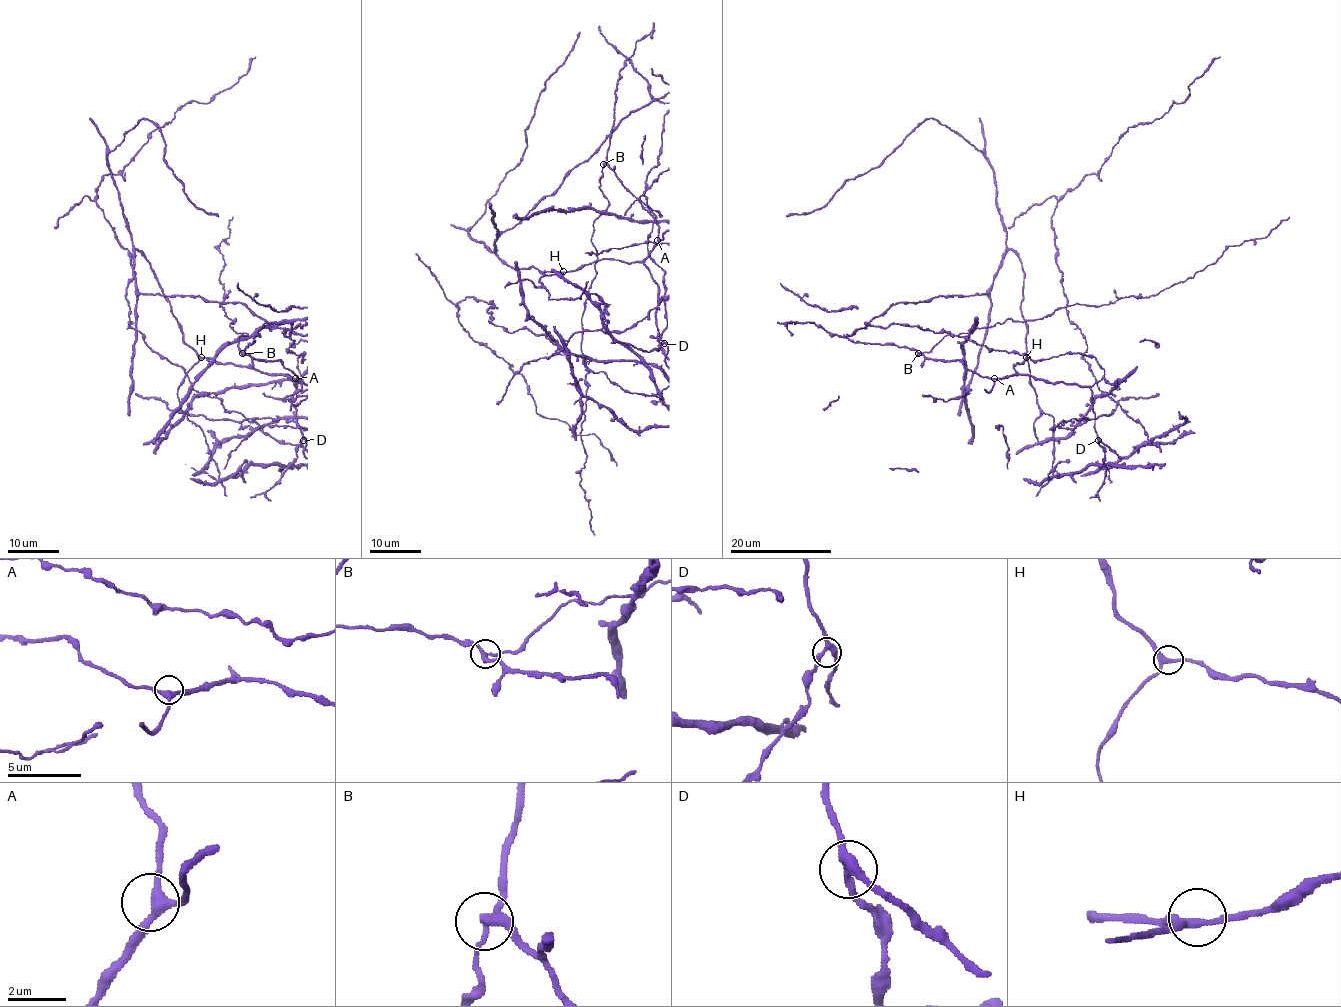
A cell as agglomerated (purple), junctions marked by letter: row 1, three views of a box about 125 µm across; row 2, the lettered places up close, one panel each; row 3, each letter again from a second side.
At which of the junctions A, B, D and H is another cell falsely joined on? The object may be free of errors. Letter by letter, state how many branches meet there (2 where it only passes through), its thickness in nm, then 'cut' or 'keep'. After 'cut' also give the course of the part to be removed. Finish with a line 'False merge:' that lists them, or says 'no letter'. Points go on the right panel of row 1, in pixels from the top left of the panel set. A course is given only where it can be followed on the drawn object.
A: 3 | 280 nm | keep
B: 3 | 300 nm | cut | (918, 352), (948, 335), (1007, 319), (1155, 295), (1289, 217)
D: 3 | 300 nm | keep
H: 3 | 280 nm | keep
False merge: B

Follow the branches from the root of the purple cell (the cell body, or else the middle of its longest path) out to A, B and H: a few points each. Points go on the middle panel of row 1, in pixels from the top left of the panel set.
A: (539, 281), (544, 275), (574, 271), (603, 259), (640, 262), (657, 240)
B: (539, 281), (544, 275), (574, 271), (603, 259), (640, 262), (657, 241), (658, 224), (654, 218), (603, 163)
H: (539, 281), (544, 275), (563, 271)

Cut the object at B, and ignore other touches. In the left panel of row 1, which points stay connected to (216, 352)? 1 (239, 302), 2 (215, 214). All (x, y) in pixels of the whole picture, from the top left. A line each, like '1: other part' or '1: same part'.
1: same part
2: same part

